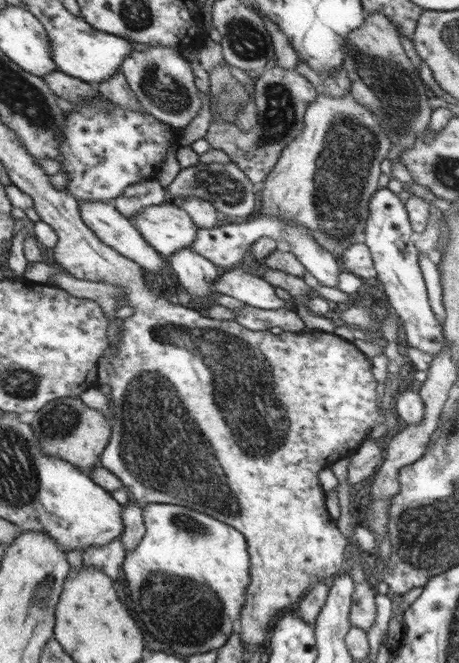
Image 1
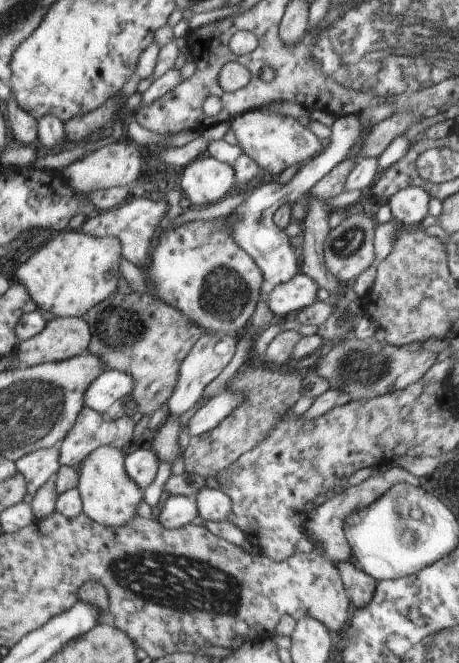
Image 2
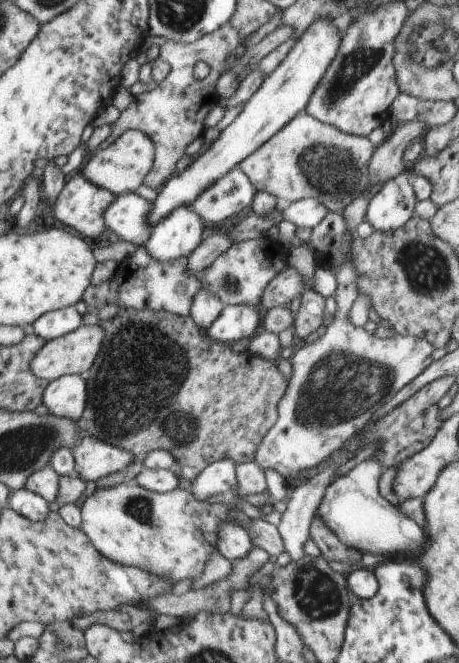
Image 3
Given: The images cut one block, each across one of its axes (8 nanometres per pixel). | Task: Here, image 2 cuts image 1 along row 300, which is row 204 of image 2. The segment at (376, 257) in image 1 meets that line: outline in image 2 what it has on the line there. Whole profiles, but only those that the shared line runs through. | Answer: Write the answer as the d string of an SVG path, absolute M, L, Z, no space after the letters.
M419 187L396 192L388 201L393 219L406 226L420 225L429 214L431 197Z

